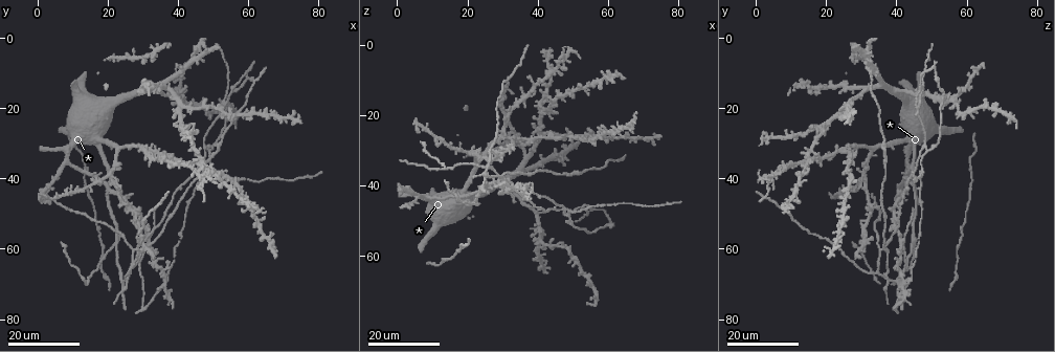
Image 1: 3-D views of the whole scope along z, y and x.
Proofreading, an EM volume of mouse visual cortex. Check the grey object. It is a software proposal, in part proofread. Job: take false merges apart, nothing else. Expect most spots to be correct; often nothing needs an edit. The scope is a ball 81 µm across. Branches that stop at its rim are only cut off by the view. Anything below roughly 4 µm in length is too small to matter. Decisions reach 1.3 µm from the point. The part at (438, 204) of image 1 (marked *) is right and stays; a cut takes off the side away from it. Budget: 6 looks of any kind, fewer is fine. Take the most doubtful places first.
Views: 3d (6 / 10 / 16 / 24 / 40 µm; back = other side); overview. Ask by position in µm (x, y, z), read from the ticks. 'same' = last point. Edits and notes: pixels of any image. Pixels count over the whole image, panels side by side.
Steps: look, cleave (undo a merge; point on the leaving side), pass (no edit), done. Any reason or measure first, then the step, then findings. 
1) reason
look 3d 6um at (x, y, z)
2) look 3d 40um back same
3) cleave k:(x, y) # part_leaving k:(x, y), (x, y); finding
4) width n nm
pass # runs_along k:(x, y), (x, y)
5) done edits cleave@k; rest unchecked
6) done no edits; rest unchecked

look 3d 16um at (35.0, 70.5, 42.0)

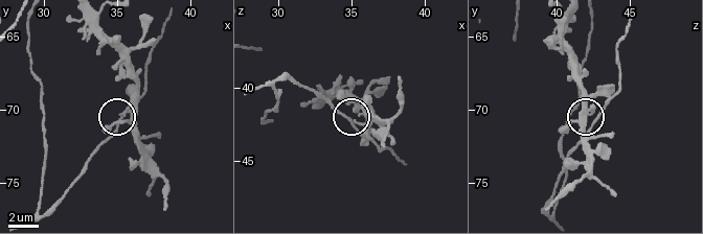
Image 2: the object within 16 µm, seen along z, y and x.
look 3d 10um same

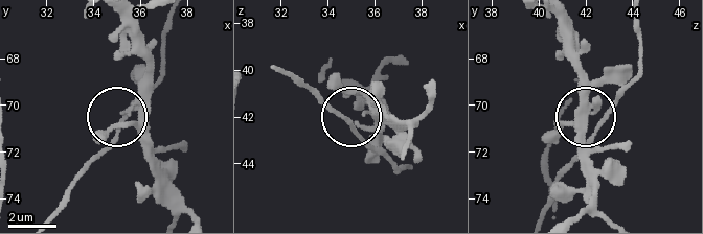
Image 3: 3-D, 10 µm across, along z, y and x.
from behind
look 3d 10um back at (35.3, 70.3, 42.0)

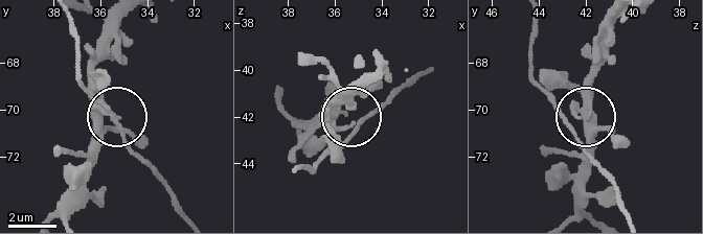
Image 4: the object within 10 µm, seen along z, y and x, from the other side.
side_arm 8 um
pass # continuous, no second cell

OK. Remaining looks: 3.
looks like a crossing
look 3d 24um at (23.0, 57.5, 44.5)

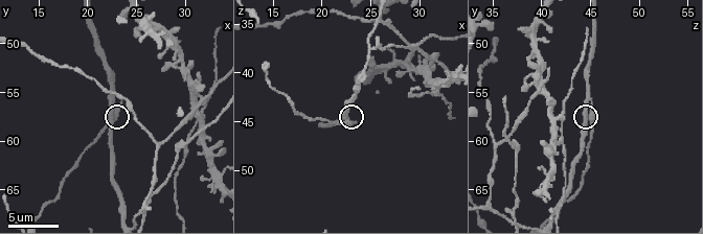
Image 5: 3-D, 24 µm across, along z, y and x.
zoom in
look 3d 6um at (22.8, 57.6, 45.0)

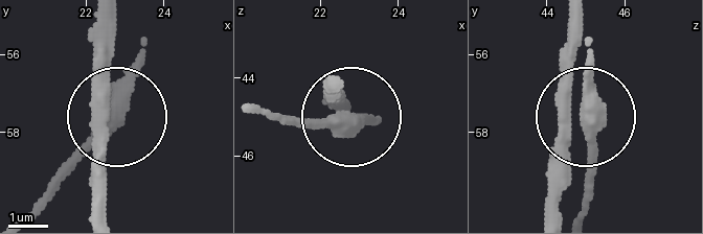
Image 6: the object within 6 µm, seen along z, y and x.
width 430 nm
pass # runs_along 6:(567, 22), (567, 82), (588, 121), (588, 199); one cell here

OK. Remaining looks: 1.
done no edits; rest unchecked

